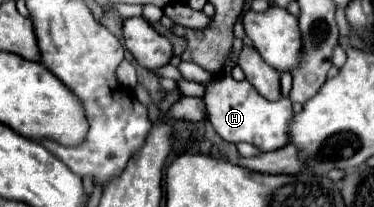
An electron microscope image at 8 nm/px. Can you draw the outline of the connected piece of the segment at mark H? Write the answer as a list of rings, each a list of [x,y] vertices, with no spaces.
[[[232,76],[214,78],[206,84],[204,94],[206,110],[210,114],[210,122],[214,130],[228,142],[248,142],[262,152],[284,148],[290,142],[290,122],[292,122],[292,102],[290,98],[280,98],[276,102],[266,100],[256,92],[250,82],[234,80]]]

